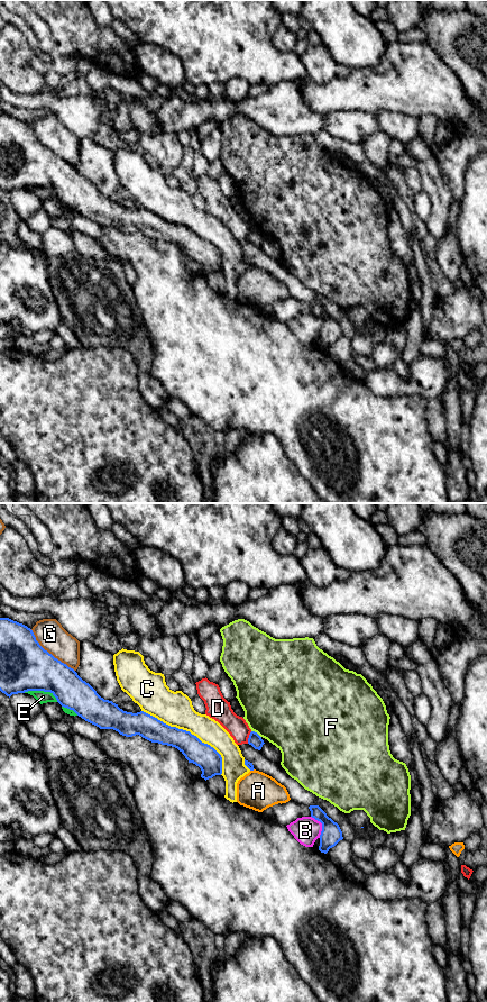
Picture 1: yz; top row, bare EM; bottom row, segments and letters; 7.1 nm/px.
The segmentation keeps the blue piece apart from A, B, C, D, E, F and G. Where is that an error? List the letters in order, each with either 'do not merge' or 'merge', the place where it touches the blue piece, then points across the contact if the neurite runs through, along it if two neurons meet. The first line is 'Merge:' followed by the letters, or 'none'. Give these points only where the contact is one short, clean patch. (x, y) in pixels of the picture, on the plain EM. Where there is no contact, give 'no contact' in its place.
Merge: none
A: do not merge | yz (251, 266)
B: do not merge | yz (322, 322)
C: do not merge | yz (189, 228)
D: do not merge | yz (249, 234) | along yz (251, 228), (247, 239)
E: do not merge | yz (42, 187)
F: do not merge | yz (256, 229)
G: do not merge | yz (48, 149)

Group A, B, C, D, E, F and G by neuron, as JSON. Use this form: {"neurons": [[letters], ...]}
{"neurons": [["A"], ["B"], ["C"], ["D"], ["E"], ["F"], ["G"]]}

